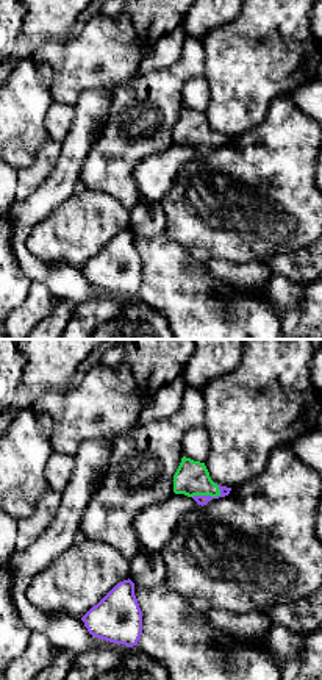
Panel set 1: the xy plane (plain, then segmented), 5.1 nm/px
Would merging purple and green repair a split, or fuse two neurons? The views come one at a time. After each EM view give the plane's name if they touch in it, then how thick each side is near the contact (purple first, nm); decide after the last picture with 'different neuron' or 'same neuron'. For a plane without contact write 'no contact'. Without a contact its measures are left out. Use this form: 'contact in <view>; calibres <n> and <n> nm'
contact in xy; calibres 50 and 180 nm

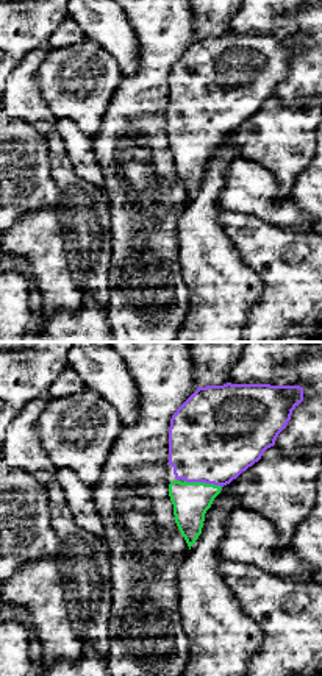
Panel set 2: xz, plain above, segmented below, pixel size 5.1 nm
contact in xz; calibres 480 and 190 nm

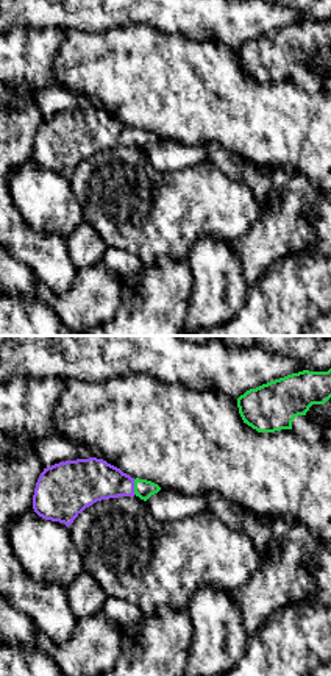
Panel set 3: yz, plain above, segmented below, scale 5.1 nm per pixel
contact in yz; calibres 240 and 100 nm

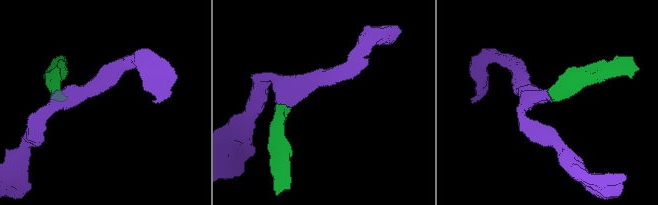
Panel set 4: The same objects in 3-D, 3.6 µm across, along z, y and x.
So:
same neuron

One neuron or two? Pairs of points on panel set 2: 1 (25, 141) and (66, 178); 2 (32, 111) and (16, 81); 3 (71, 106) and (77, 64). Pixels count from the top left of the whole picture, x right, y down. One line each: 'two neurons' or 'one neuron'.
1: two neurons
2: one neuron
3: one neuron

